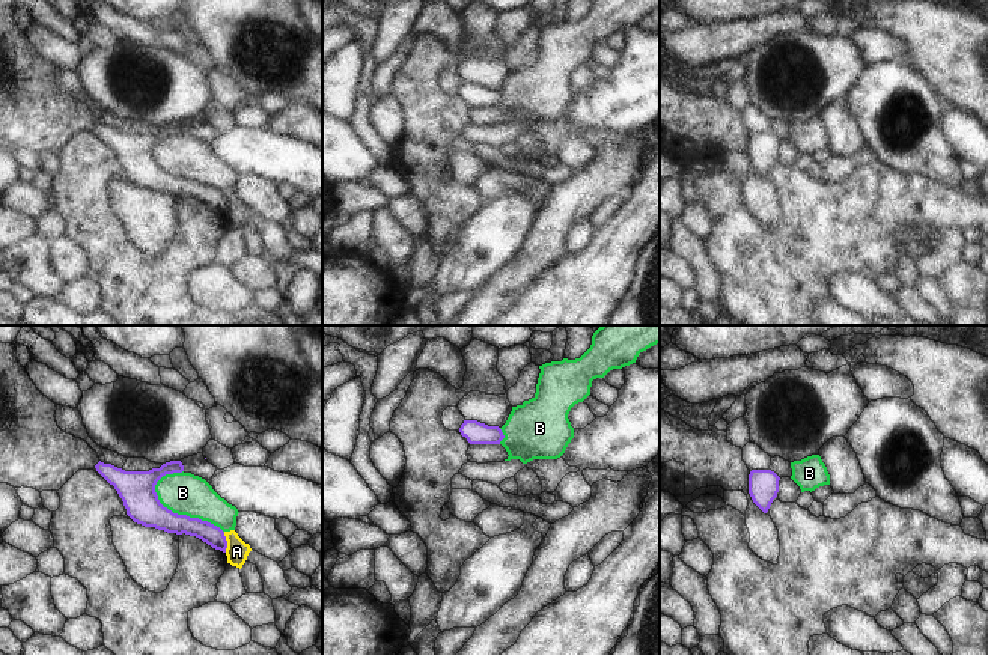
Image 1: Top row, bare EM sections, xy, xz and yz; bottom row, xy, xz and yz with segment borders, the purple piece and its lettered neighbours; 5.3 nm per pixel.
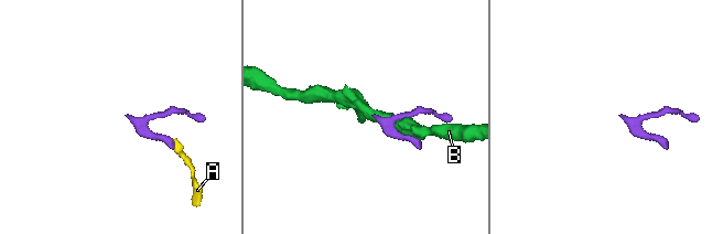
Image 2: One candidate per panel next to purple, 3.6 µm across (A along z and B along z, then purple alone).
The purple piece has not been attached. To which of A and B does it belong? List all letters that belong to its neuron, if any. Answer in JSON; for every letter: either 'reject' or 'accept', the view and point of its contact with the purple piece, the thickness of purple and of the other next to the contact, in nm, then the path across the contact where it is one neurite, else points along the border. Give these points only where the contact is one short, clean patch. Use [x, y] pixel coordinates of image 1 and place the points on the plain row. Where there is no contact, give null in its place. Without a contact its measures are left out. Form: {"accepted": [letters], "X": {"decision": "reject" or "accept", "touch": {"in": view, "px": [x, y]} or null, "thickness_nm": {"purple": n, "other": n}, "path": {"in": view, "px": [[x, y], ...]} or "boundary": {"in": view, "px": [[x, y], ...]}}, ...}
{"accepted": [], "A": {"decision": "reject", "touch": {"in": "xy", "px": [226, 205]}, "thickness_nm": {"purple": 110, "other": 120}, "boundary": {"in": "xy", "px": [[223, 194], [226, 214]]}}, "B": {"decision": "reject", "touch": {"in": "xy", "px": [182, 178]}, "thickness_nm": {"purple": 190, "other": 220}}}

